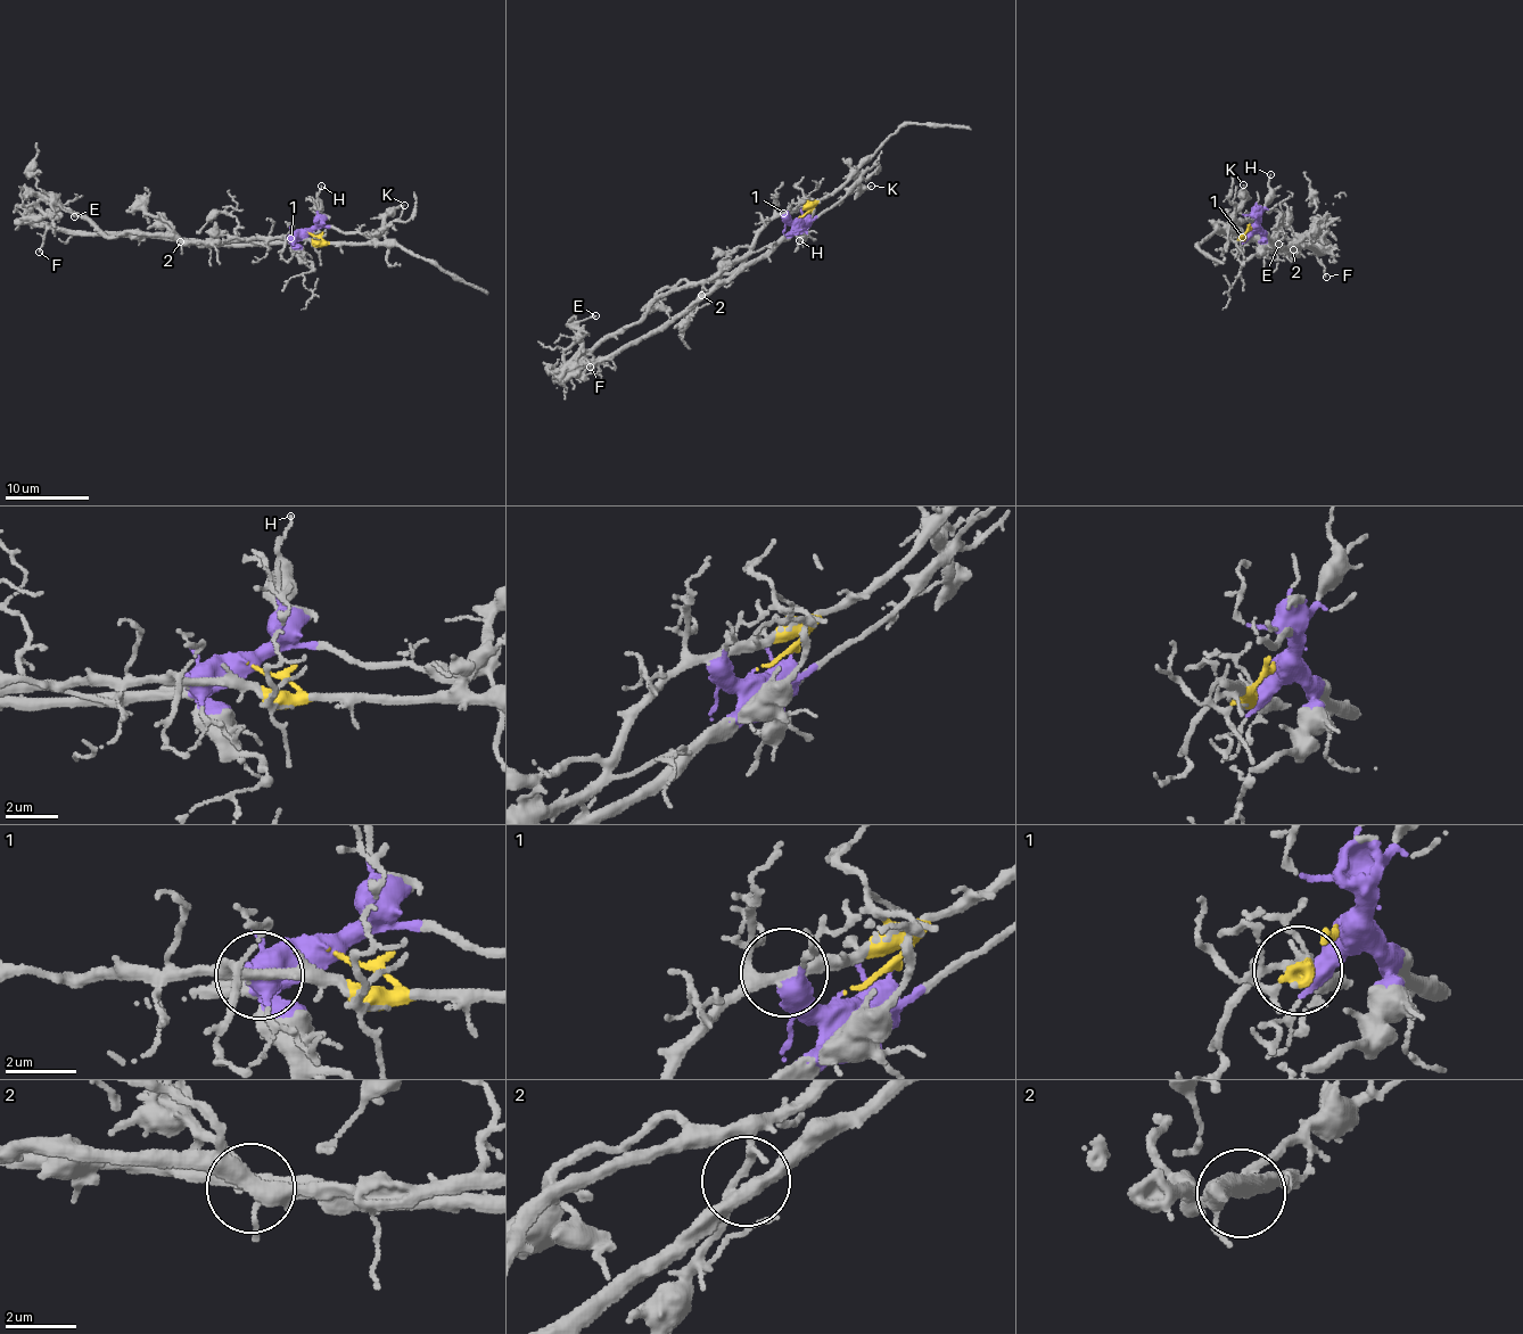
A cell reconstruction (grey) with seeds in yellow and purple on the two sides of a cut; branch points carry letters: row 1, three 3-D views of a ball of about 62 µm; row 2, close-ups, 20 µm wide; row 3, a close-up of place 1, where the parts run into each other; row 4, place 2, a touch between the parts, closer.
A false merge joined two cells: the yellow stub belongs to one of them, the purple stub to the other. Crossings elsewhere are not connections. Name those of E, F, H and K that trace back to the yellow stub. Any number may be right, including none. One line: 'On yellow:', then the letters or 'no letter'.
On yellow: E, K

